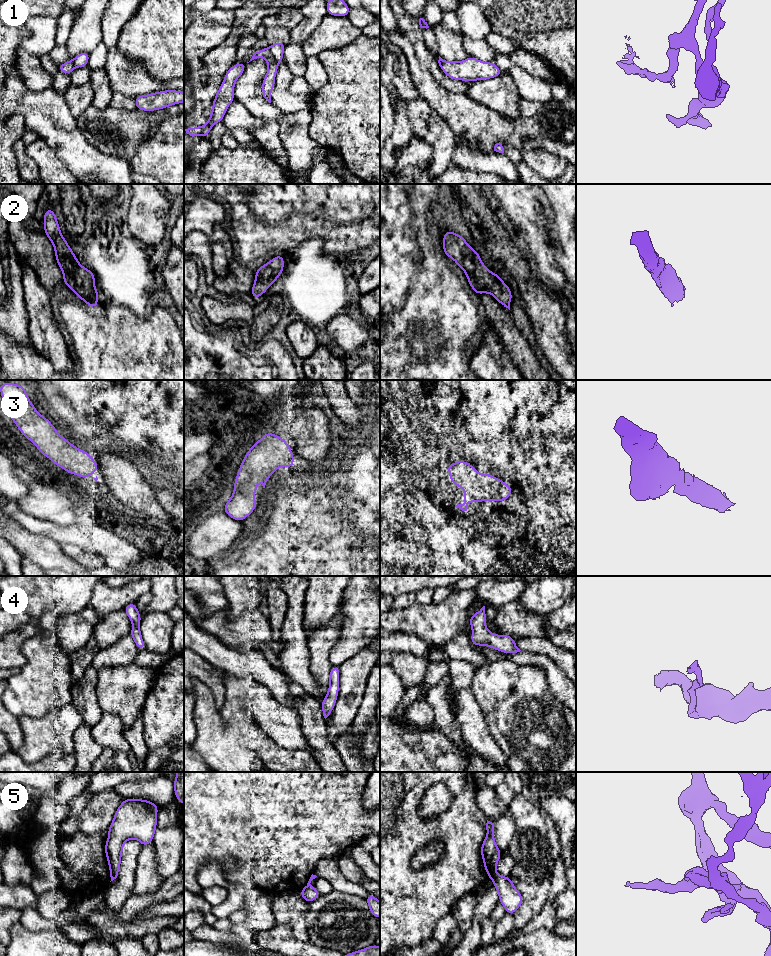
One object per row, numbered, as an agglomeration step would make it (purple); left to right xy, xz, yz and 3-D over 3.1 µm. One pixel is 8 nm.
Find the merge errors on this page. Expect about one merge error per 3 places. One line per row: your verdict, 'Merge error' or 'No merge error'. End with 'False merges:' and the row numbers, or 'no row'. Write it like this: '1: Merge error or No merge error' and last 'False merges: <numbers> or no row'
1: Merge error
2: No merge error
3: No merge error
4: No merge error
5: Merge error
False merges: 1, 5

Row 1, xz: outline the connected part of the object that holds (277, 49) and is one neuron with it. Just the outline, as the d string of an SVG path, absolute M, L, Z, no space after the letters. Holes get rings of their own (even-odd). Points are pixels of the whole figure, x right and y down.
M277 41L275 44L269 46L274 60L278 63L283 62L284 48L285 44L281 41Z

